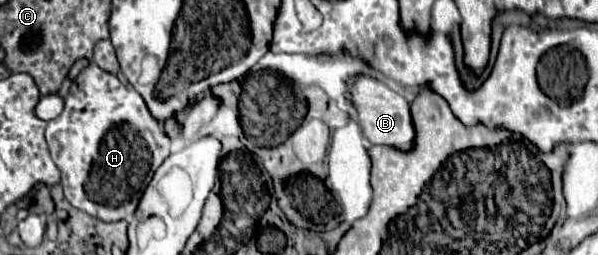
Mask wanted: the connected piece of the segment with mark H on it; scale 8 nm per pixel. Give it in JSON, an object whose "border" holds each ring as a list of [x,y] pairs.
{"border":[[[96,63],[82,69],[72,81],[64,111],[48,121],[46,141],[62,173],[64,197],[76,209],[102,221],[130,217],[154,171],[170,155],[170,139],[150,115],[144,99]]]}

